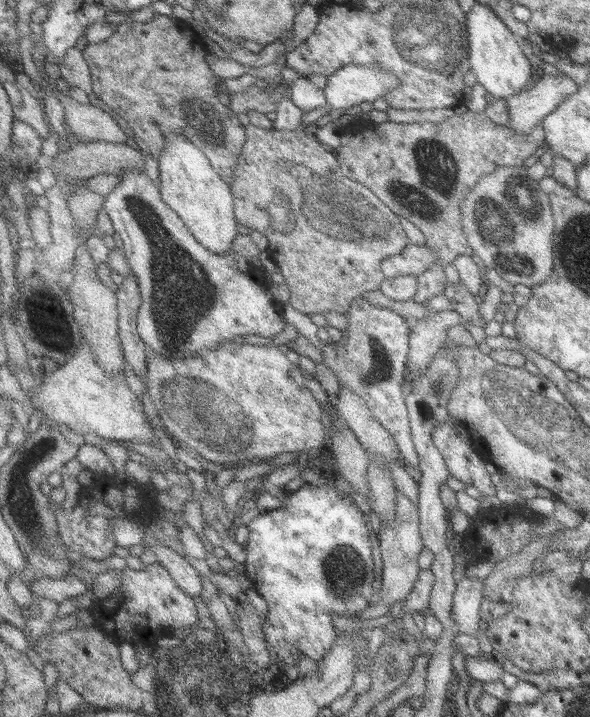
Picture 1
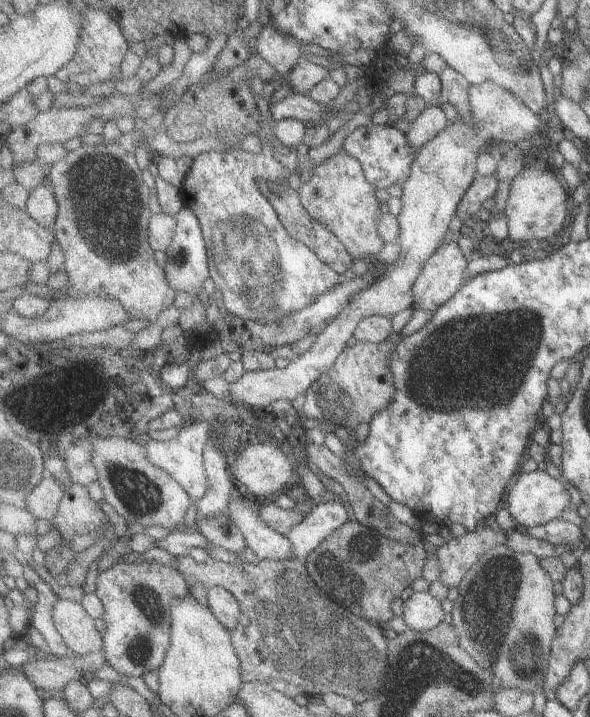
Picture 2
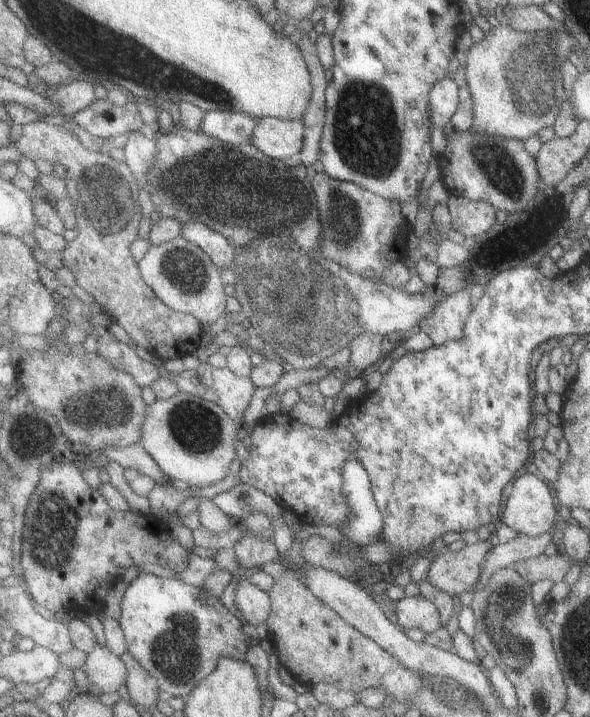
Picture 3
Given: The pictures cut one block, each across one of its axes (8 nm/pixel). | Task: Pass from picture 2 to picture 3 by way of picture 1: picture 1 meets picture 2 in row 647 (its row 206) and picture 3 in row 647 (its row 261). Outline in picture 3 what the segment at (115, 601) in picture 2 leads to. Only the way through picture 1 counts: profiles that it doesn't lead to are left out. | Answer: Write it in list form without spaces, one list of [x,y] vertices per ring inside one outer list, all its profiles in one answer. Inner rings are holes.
[[[139,574],[139,578],[129,582],[129,588],[125,592],[121,606],[123,606],[121,626],[125,630],[129,652],[133,654],[133,658],[137,658],[137,662],[141,662],[141,666],[145,666],[159,680],[159,688],[165,698],[189,696],[201,680],[205,680],[215,672],[223,656],[245,660],[245,652],[249,644],[241,630],[243,622],[219,598],[215,598],[213,594],[207,594],[203,588],[189,586],[179,578]]]

